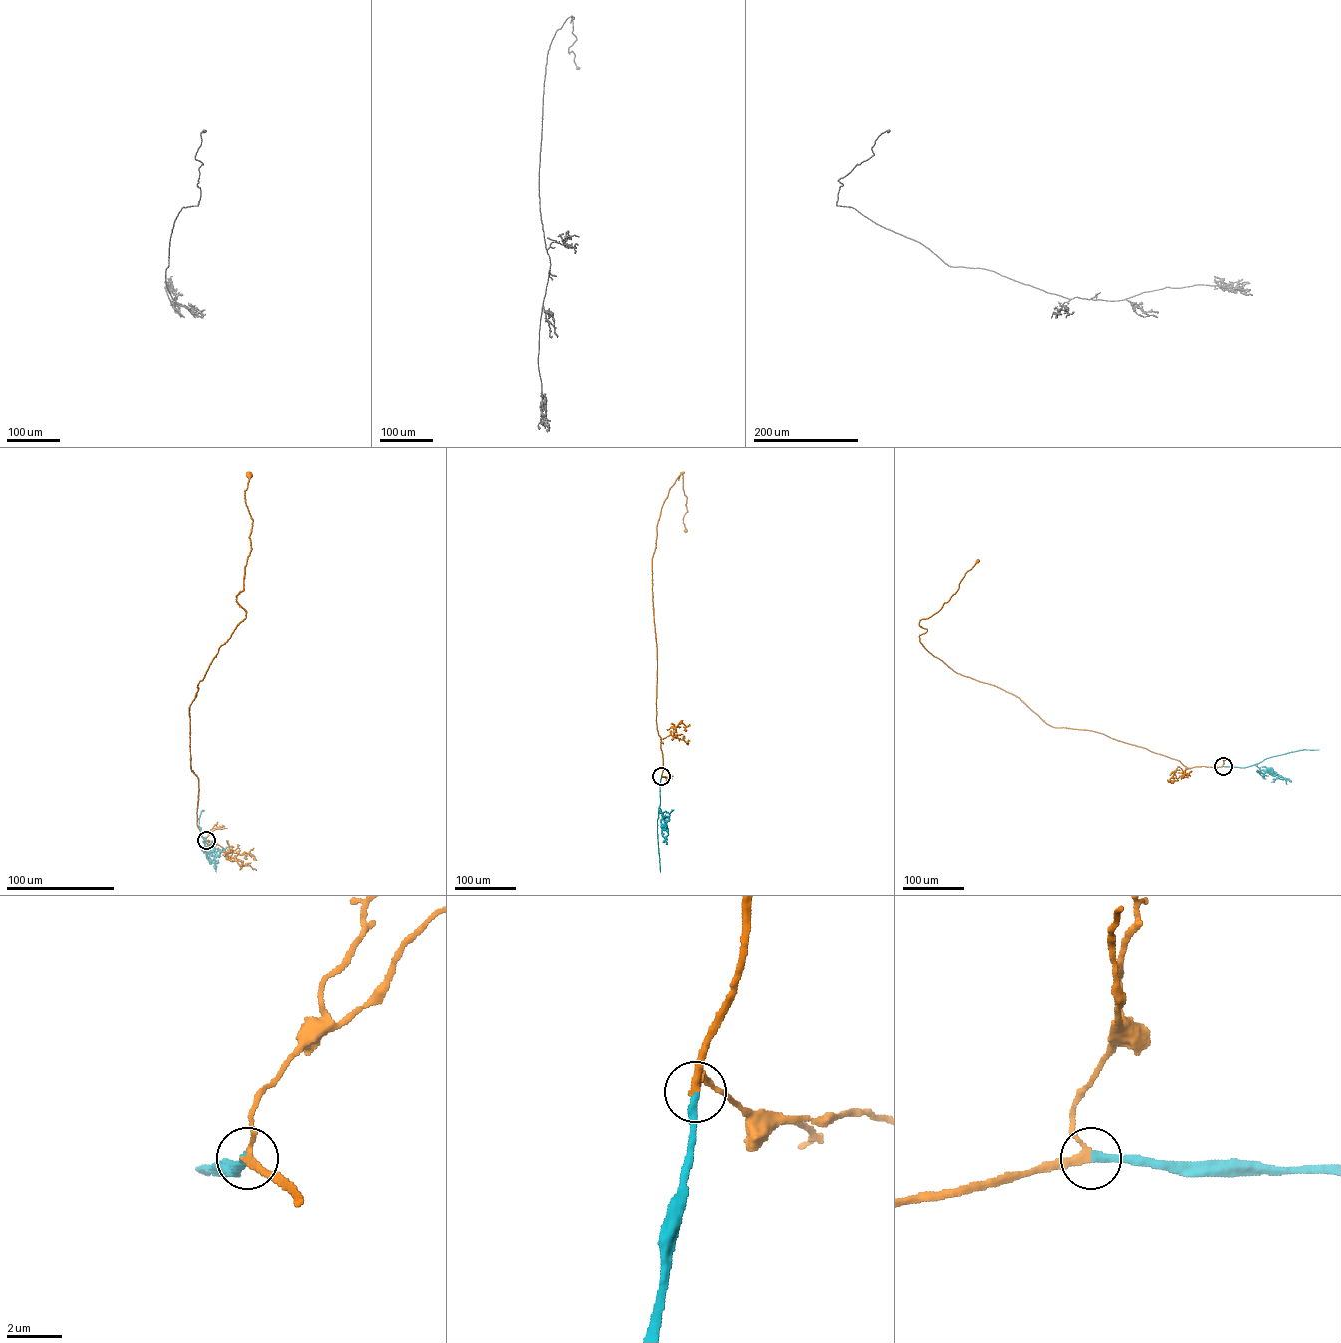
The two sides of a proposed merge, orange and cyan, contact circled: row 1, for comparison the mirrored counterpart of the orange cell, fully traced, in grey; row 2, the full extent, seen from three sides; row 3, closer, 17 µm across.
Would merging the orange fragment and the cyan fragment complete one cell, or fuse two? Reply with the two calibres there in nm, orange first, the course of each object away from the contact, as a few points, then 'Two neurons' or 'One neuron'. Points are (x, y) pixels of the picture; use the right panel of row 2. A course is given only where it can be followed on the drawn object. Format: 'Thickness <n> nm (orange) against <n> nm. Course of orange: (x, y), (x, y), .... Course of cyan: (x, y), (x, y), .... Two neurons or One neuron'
Thickness 240 nm (orange) against 320 nm. Course of orange: (1223, 766), (1187, 767), (1051, 726), (934, 656), (919, 621), (977, 561). Course of cyan: (1223, 766), (1246, 767), (1273, 756), (1319, 749). One neuron

